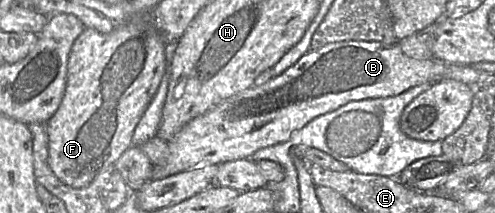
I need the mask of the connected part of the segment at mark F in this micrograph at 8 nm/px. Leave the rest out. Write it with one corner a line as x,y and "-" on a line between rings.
151,16
150,22
126,23
116,27
114,30
106,34
100,33
91,28
84,28
83,32
77,37
73,43
68,58
66,87
63,98
56,112
46,123
46,131
48,135
48,164
52,172
61,182
72,188
84,188
88,186
98,174
104,172
109,167
114,167
114,163
123,152
133,145
132,137
134,130
156,93
165,71
166,43
167,42
164,41
155,27

